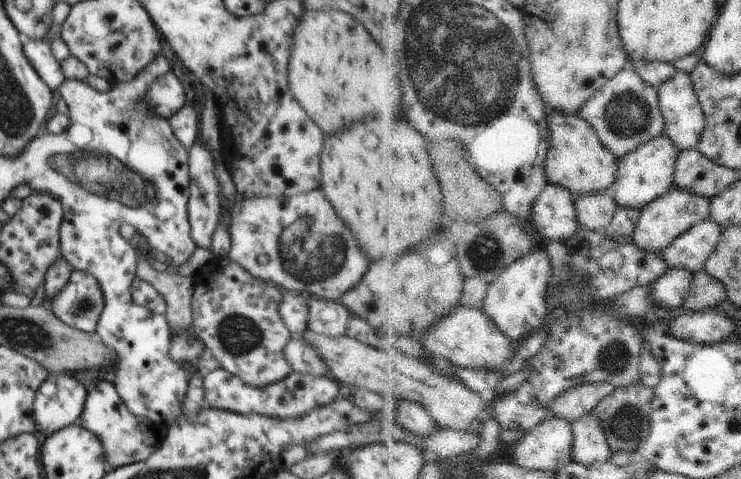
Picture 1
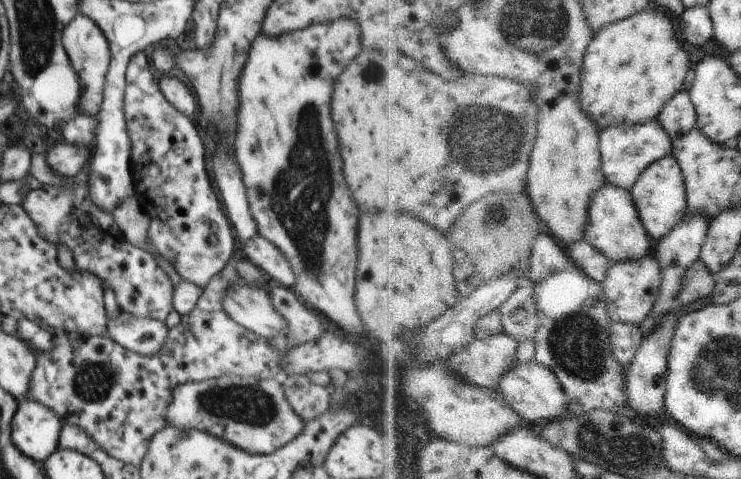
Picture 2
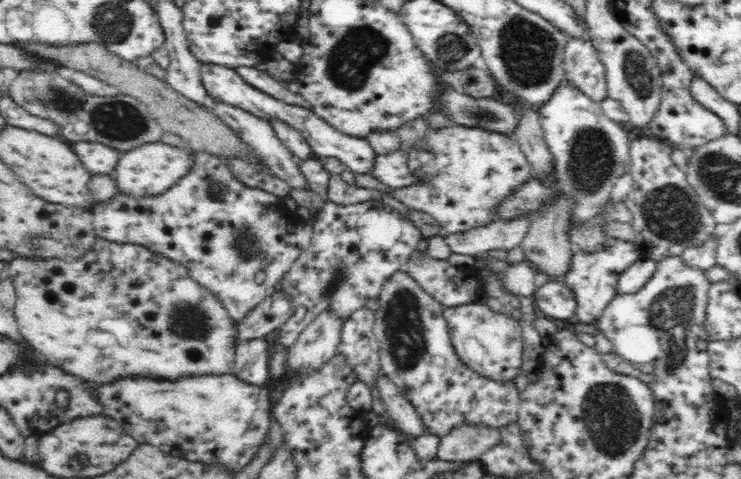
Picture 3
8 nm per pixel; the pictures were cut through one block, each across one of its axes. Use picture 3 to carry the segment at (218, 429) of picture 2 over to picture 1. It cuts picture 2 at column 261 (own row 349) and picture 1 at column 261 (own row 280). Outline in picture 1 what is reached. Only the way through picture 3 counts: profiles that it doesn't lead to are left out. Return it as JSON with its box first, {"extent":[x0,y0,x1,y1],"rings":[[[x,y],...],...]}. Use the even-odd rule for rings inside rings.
{"extent":[203,370,345,419],"rings":[[[227,370],[210,371],[203,378],[206,406],[241,415],[256,413],[270,419],[297,419],[308,414],[316,407],[326,406],[339,398],[345,391],[334,378],[329,376],[303,375],[292,372],[281,381],[272,385],[255,387],[242,382],[240,377],[230,374]]]}

